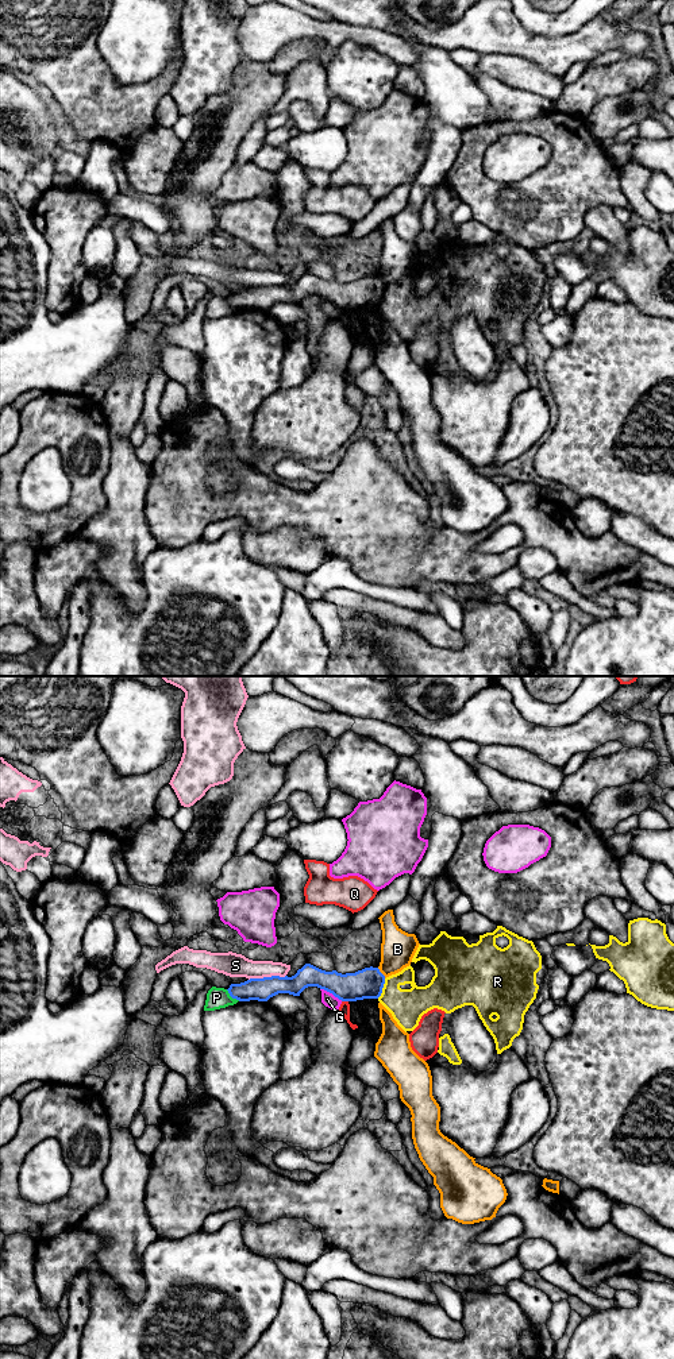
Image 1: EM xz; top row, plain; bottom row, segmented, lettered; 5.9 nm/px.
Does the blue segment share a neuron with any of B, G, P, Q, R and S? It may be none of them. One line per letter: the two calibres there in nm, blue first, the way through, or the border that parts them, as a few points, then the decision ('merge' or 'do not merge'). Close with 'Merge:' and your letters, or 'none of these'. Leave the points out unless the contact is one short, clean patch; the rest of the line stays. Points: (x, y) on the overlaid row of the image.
B: 180 nm thick on the blue side, 200 nm on the other; do not merge
G: 180 nm thick on the blue side, 80 nm on the other; do not merge
P: 140 nm thick on the blue side, 130 nm on the other; border along xz (226, 989), (232, 997), (239, 1000); do not merge
Q: 180 nm thick on the blue side, 60 nm on the other; do not merge
R: 180 nm thick on the blue side, 200 nm on the other; border along xz (385, 979), (382, 992), (377, 997); do not merge
S: 140 nm thick on the blue side, 140 nm on the other; do not merge
Merge: none of these

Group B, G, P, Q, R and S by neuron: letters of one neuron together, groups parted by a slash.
B / G / P R / Q / S

